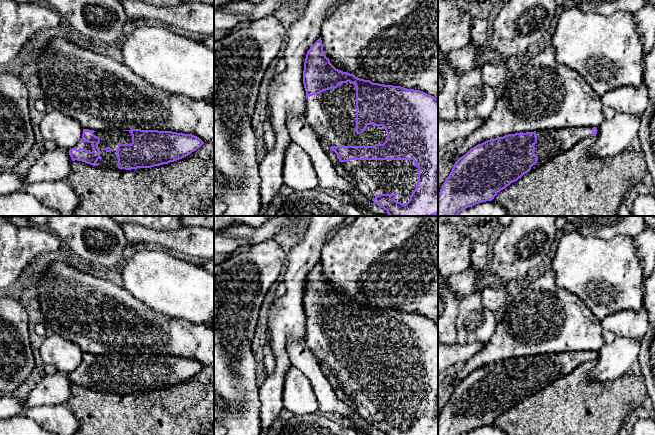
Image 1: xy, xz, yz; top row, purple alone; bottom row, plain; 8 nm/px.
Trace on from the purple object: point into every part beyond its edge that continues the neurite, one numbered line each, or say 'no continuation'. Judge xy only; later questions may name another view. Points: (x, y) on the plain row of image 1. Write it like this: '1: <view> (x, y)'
1: xy (112, 362)

